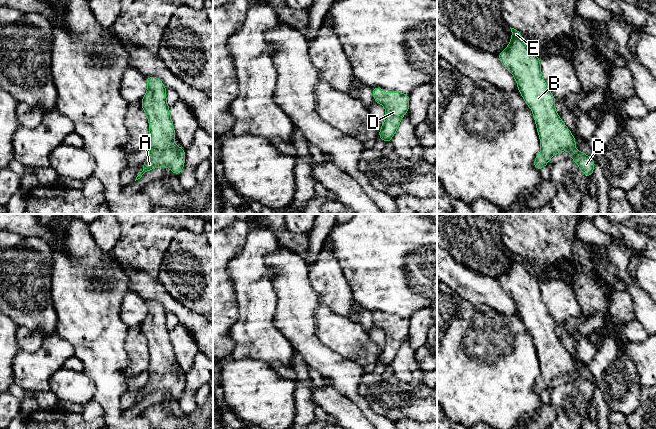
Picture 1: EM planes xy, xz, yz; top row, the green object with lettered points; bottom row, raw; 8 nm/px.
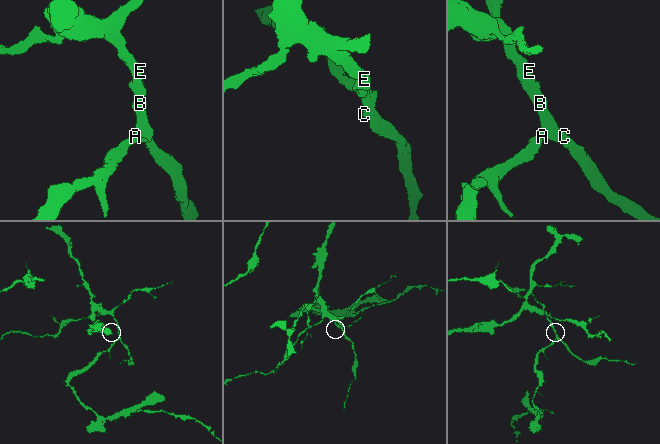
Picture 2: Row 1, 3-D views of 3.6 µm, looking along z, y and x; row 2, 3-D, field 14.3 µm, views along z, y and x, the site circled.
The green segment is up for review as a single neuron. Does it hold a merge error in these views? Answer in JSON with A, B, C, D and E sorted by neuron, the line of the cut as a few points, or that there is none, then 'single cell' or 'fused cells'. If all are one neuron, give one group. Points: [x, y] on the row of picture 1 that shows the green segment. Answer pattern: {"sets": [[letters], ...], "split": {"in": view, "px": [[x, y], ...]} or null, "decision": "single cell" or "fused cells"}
{"sets": [["A", "B", "C", "D", "E"]], "split": null, "decision": "single cell"}

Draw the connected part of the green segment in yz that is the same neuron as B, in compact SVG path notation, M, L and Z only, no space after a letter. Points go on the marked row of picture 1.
M511 27L510 29L512 32L511 41L508 47L499 53L498 57L502 65L514 76L518 85L518 91L533 112L541 144L541 152L535 157L534 167L541 170L548 164L553 155L565 150L570 150L571 153L569 158L572 158L577 163L582 173L589 178L594 170L594 160L590 156L575 149L575 138L557 114L554 107L556 99L549 91L541 75L540 59L526 48L521 37L521 32Z

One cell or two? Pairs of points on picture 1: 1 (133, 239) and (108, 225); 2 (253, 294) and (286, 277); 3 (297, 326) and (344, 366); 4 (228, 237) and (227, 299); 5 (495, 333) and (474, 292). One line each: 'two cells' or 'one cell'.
1: two cells
2: two cells
3: one cell
4: one cell
5: two cells

